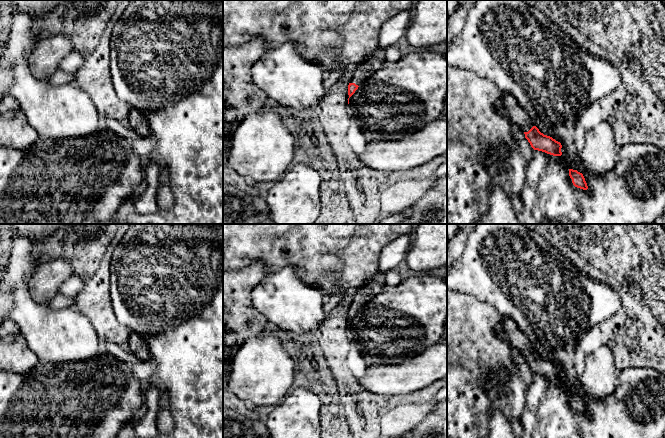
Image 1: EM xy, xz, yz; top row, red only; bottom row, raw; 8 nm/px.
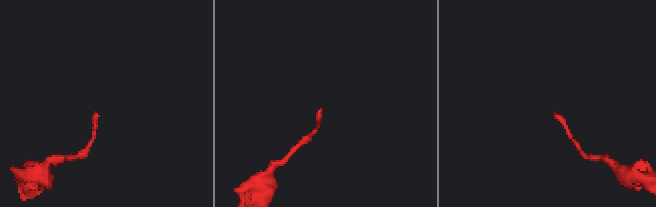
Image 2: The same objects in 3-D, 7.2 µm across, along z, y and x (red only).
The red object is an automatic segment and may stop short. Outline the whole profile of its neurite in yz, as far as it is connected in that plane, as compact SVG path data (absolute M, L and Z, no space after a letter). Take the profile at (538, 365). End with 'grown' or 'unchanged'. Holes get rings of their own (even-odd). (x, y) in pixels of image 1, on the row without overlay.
M504 317L496 328L496 334L506 339L511 348L516 348L534 374L553 380L561 380L562 369L550 360L544 359L533 348L531 341L518 329L516 323Z; grown

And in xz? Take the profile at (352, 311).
M378 270L364 285L357 288L356 294L351 298L348 309L349 322L365 304L381 293L385 288L385 274Z; grown

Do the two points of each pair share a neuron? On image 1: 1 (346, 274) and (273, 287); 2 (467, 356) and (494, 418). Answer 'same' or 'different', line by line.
1: different
2: different

